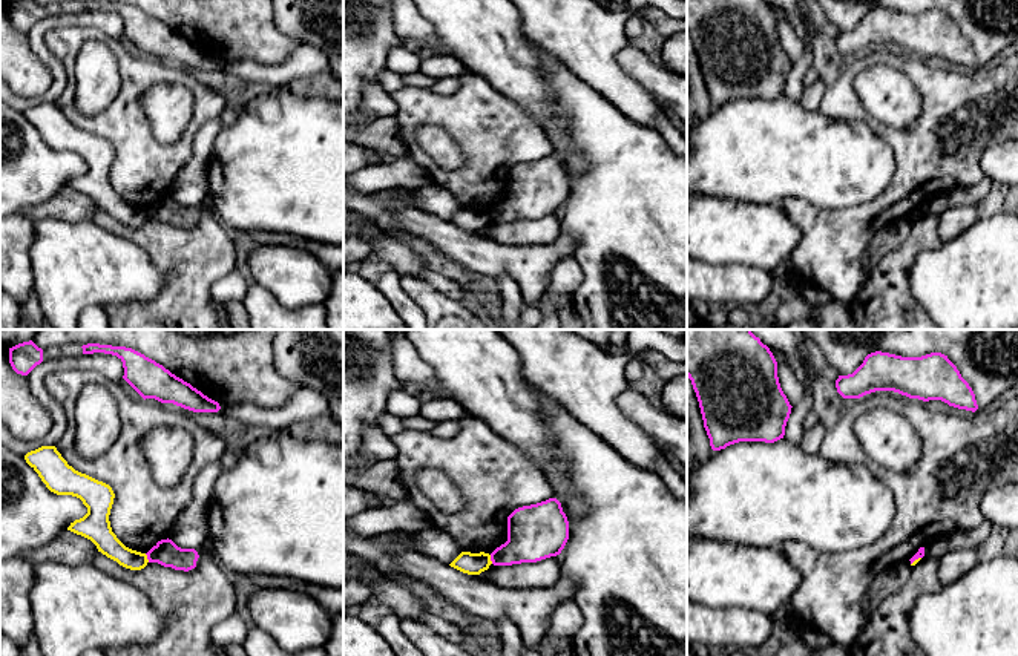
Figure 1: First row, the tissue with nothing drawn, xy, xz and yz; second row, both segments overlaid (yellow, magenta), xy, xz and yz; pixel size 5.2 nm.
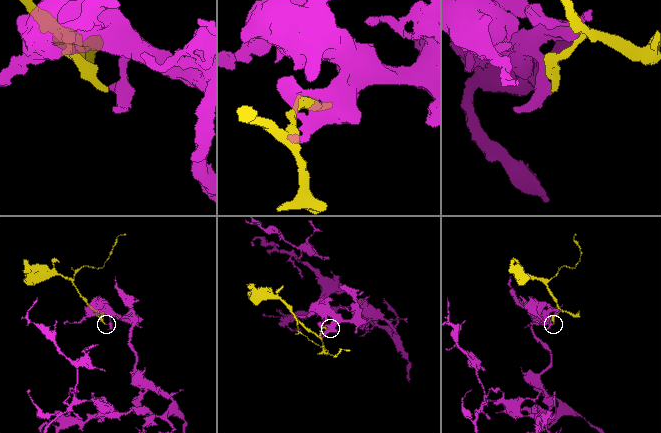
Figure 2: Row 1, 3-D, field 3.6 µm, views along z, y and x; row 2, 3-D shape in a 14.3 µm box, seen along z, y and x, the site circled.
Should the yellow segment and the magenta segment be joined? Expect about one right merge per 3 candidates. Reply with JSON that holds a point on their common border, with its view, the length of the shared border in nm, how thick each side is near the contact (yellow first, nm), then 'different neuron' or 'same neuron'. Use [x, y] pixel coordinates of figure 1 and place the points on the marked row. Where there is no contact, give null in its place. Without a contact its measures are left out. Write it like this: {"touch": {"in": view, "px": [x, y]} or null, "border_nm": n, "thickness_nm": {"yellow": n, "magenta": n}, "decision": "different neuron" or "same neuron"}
{"touch": {"in": "xy", "px": [146, 558]}, "border_nm": 50, "thickness_nm": {"yellow": 120, "magenta": 140}, "decision": "different neuron"}

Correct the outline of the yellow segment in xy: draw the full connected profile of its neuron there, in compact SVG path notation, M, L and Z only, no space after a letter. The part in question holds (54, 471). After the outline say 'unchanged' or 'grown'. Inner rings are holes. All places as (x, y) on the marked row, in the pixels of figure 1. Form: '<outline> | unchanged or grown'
M41 446L25 455L46 487L57 495L72 495L83 501L87 513L71 523L67 530L90 540L98 552L130 570L147 566L146 553L126 547L112 532L109 515L115 494L112 487L75 471L55 446Z | unchanged

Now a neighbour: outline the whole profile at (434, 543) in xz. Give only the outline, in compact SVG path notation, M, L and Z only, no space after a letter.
M434 526L417 530L415 538L423 555L445 564L451 564L461 553L457 541L449 533Z

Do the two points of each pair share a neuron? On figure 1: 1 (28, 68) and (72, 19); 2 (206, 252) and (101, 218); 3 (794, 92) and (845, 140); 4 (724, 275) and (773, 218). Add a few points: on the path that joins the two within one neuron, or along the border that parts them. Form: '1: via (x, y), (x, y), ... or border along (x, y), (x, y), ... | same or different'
1: border along (25, 32), (29, 49), (49, 71), (45, 94) | different
2: via (180, 252), (155, 238), (128, 232) | same
3: border along (784, 94), (797, 101) | different
4: border along (702, 259), (761, 267), (768, 272) | different

